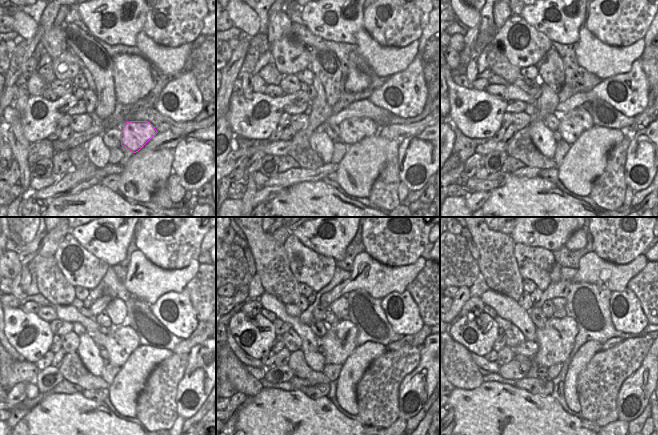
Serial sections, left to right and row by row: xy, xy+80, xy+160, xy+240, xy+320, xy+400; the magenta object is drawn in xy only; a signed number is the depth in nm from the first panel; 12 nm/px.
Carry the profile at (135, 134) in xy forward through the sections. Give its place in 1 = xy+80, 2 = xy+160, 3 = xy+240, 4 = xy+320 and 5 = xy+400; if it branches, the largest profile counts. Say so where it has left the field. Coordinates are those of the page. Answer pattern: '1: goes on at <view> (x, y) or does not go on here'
1: goes on at xy+80 (352, 130)
2: goes on at xy+160 (572, 124)
3: goes on at xy+240 (124, 340)
4: goes on at xy+320 (339, 342)
5: goes on at xy+400 (556, 340)

